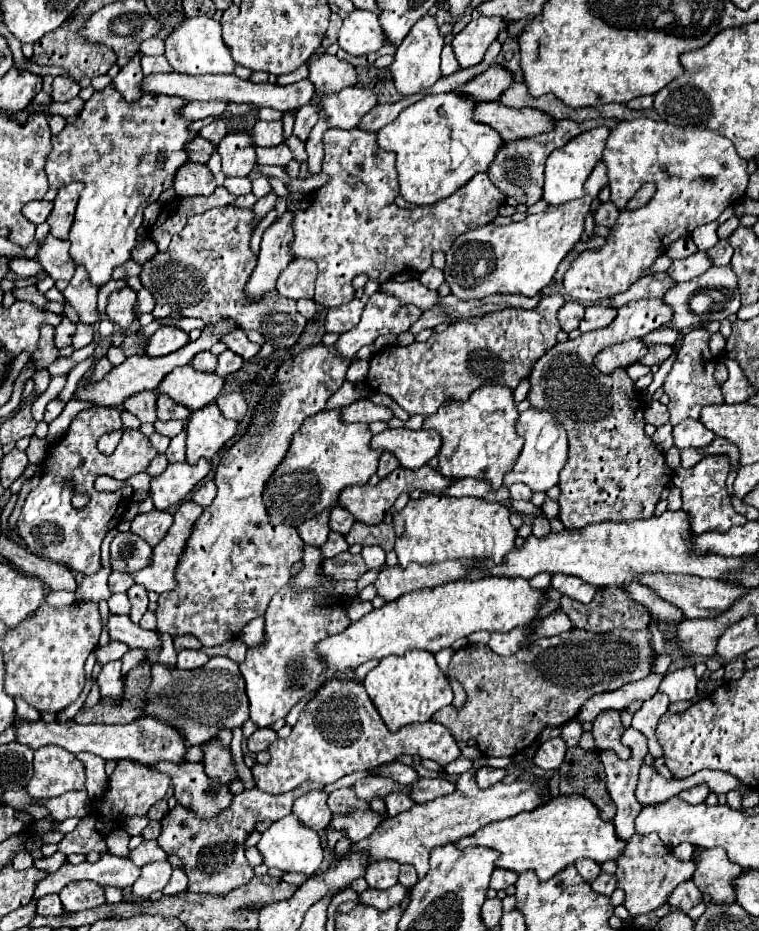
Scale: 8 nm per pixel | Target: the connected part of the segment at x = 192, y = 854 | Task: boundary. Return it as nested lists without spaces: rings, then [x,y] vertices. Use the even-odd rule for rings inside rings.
[[[307,781],[283,795],[267,795],[257,787],[245,789],[243,793],[233,795],[231,805],[213,819],[201,819],[191,809],[175,805],[161,819],[161,835],[157,837],[157,845],[165,853],[175,853],[185,863],[185,871],[189,877],[189,891],[223,895],[247,883],[251,877],[255,877],[251,865],[245,859],[245,845],[243,845],[247,835],[255,829],[255,823],[261,819],[281,819],[289,815],[295,799],[311,789],[323,789],[323,785]]]

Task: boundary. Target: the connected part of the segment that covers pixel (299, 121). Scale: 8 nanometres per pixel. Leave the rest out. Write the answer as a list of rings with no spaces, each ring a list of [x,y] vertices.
[[[307,103],[307,105],[301,107],[299,113],[297,113],[293,135],[305,143],[307,137],[309,137],[309,131],[313,129],[315,123],[317,123],[317,111],[315,111],[315,107],[311,107],[311,105]]]

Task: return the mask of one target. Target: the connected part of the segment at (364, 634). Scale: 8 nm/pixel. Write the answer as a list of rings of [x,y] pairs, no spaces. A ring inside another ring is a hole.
[[[483,577],[475,581],[465,581],[465,583],[449,583],[443,587],[433,587],[431,591],[415,591],[399,597],[397,601],[391,601],[383,605],[381,609],[373,609],[369,615],[363,619],[351,623],[343,633],[331,635],[323,639],[317,645],[317,653],[327,661],[329,673],[327,679],[335,679],[343,669],[349,667],[359,667],[361,663],[369,659],[383,659],[389,655],[403,655],[407,649],[423,649],[429,653],[437,653],[445,647],[451,647],[455,639],[467,637],[473,631],[511,631],[517,625],[529,623],[535,613],[541,609],[541,605],[547,603],[541,595],[539,589],[529,587],[525,579],[497,579],[497,577]]]

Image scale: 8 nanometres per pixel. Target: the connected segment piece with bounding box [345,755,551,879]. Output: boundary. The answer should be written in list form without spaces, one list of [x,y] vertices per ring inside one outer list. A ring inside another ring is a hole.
[[[480,756],[473,762],[469,771],[459,775],[459,779],[455,783],[455,793],[451,793],[443,799],[435,799],[431,803],[413,805],[411,809],[407,809],[395,817],[389,817],[387,823],[383,823],[383,827],[377,827],[373,831],[373,835],[369,835],[367,839],[363,839],[359,843],[353,843],[345,855],[359,851],[359,853],[367,853],[371,863],[385,859],[395,859],[397,863],[409,863],[415,867],[419,879],[423,879],[429,871],[429,853],[433,851],[433,847],[445,845],[445,843],[455,843],[457,839],[473,835],[487,823],[501,821],[501,819],[519,815],[523,811],[533,811],[551,799],[549,787],[539,787],[537,783],[519,781],[519,779],[511,785],[497,783],[497,785],[491,785],[489,789],[477,787],[475,773],[479,768],[507,768],[512,760],[512,757]]]

